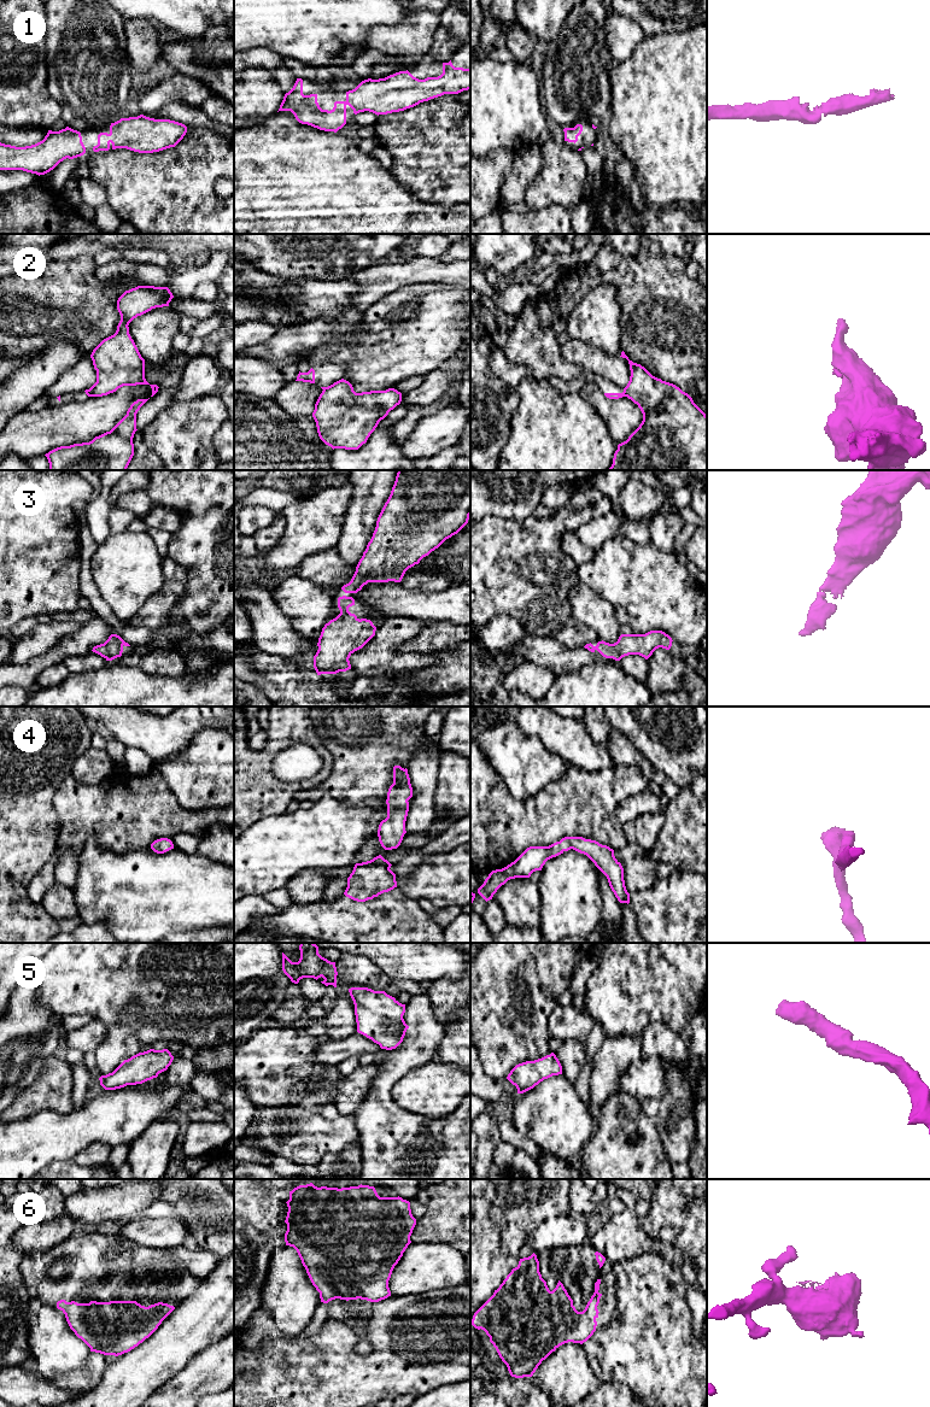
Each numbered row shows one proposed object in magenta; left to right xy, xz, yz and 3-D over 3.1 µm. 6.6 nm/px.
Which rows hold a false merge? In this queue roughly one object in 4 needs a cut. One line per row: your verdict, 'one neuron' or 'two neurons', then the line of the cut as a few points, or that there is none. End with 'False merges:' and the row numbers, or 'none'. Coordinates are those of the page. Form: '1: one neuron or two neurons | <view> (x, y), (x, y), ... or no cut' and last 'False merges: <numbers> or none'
1: one neuron | no cut
2: two neurons | yz (624, 390), (625, 396)
3: one neuron | no cut
4: one neuron | no cut
5: one neuron | no cut
6: one neuron | no cut
False merges: 2

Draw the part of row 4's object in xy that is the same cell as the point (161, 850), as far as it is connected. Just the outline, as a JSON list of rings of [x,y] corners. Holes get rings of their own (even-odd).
[[[160,838],[160,839],[154,840],[151,844],[151,849],[157,854],[164,854],[164,852],[174,849],[174,844],[168,838]]]

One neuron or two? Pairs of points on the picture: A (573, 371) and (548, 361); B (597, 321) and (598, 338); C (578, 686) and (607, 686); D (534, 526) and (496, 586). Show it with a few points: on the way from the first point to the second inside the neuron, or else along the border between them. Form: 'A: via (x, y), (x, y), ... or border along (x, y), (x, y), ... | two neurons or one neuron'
A: via (567, 371), (554, 365) | one neuron
B: via (598, 324), (598, 334) | one neuron
C: via (585, 686), (600, 686) | one neuron
D: via (533, 540), (503, 572) | one neuron

